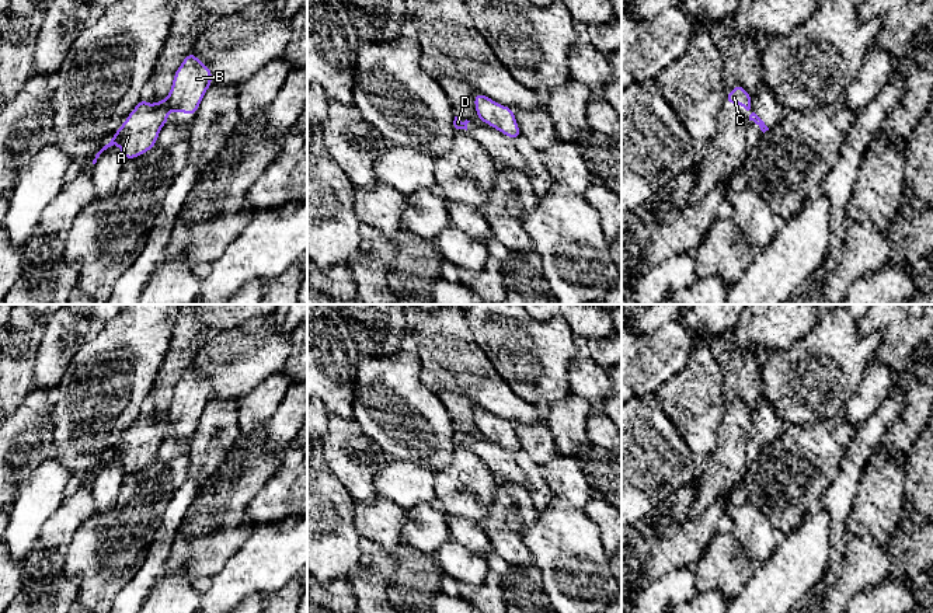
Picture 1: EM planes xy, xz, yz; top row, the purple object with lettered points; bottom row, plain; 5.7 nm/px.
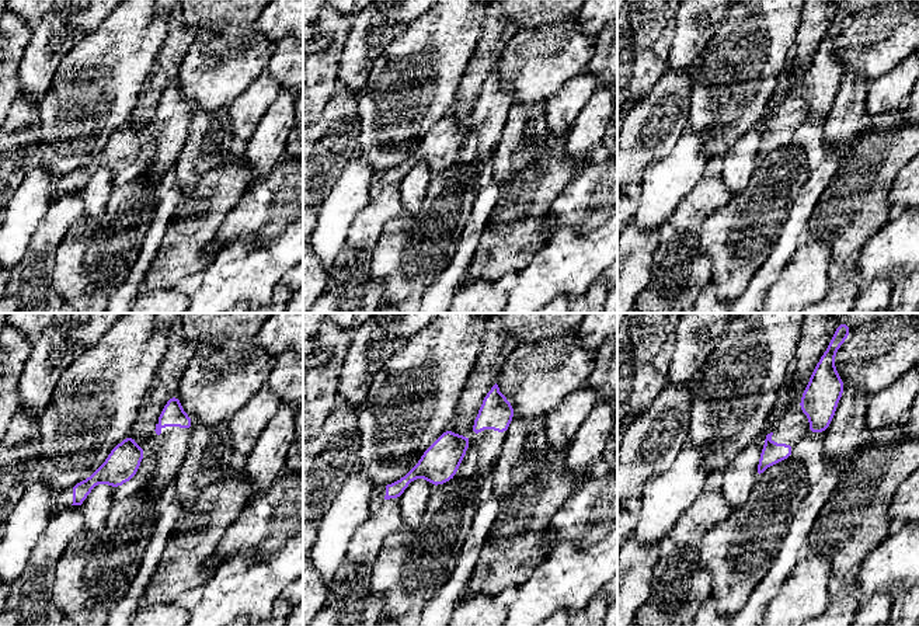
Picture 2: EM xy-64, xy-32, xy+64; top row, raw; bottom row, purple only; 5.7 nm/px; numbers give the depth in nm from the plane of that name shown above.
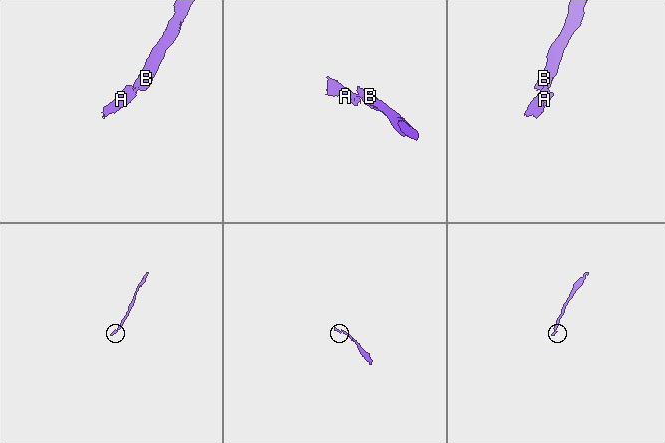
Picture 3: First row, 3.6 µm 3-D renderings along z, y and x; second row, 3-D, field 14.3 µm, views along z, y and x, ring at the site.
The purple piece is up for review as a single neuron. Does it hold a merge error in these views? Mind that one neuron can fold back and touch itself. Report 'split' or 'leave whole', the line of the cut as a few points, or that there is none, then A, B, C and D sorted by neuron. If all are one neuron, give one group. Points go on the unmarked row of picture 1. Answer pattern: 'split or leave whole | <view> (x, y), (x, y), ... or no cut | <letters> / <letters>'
split | xy (167, 413), (164, 422) | A D / B C

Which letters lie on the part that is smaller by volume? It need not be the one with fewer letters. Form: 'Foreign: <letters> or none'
Foreign: A, D

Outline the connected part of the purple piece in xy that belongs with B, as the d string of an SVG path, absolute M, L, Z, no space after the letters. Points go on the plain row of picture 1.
M191 365L174 387L166 424L196 429L199 418L206 404L210 401L212 394L209 380L201 377Z

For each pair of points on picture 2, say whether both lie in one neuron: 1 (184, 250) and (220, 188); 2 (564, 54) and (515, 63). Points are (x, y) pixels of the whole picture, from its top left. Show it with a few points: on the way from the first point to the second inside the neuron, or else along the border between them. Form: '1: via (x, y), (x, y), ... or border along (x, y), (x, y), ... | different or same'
1: via (192, 235), (212, 212), (212, 204) | same
2: via (552, 55), (535, 63), (528, 63) | same

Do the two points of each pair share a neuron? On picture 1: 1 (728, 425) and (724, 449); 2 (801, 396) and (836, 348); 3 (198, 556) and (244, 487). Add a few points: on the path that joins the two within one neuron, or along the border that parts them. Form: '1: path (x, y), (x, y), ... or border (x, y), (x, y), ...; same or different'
1: path (728, 431), (728, 443); same
2: path (807, 385), (831, 359); same
3: path (216, 542), (227, 529), (229, 505); same

